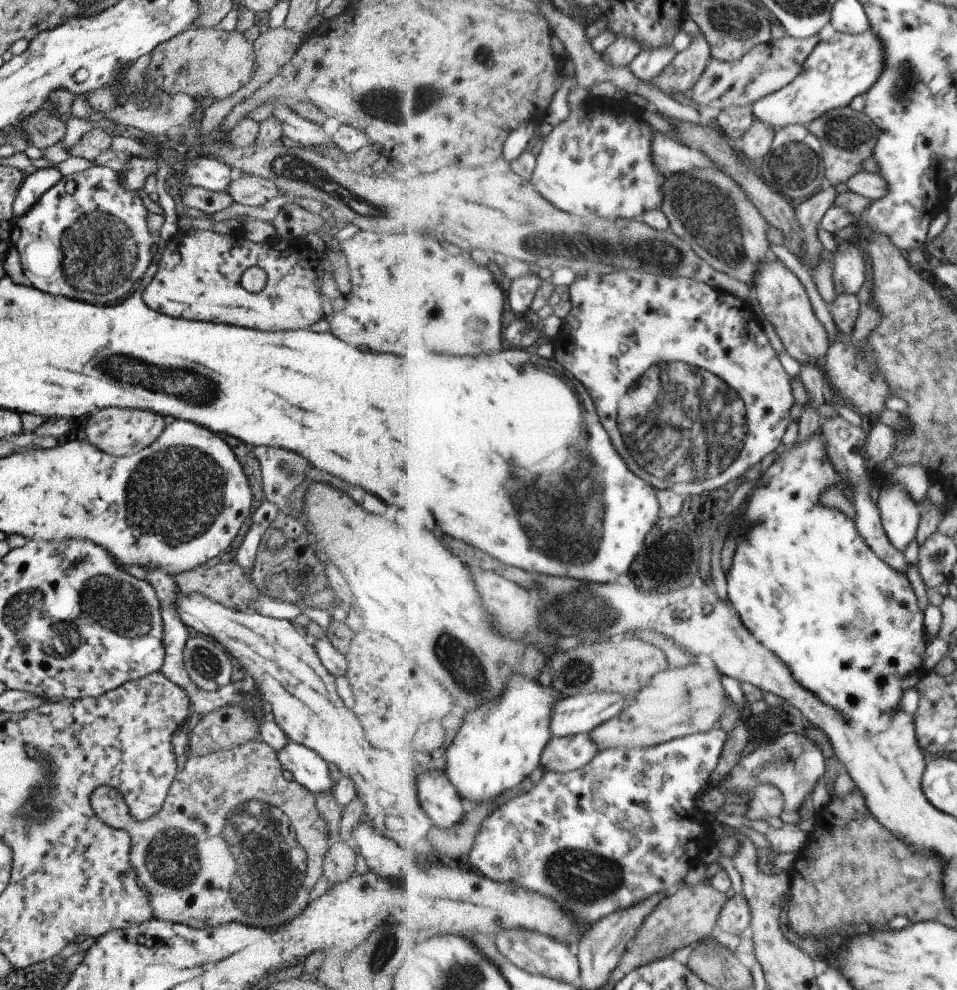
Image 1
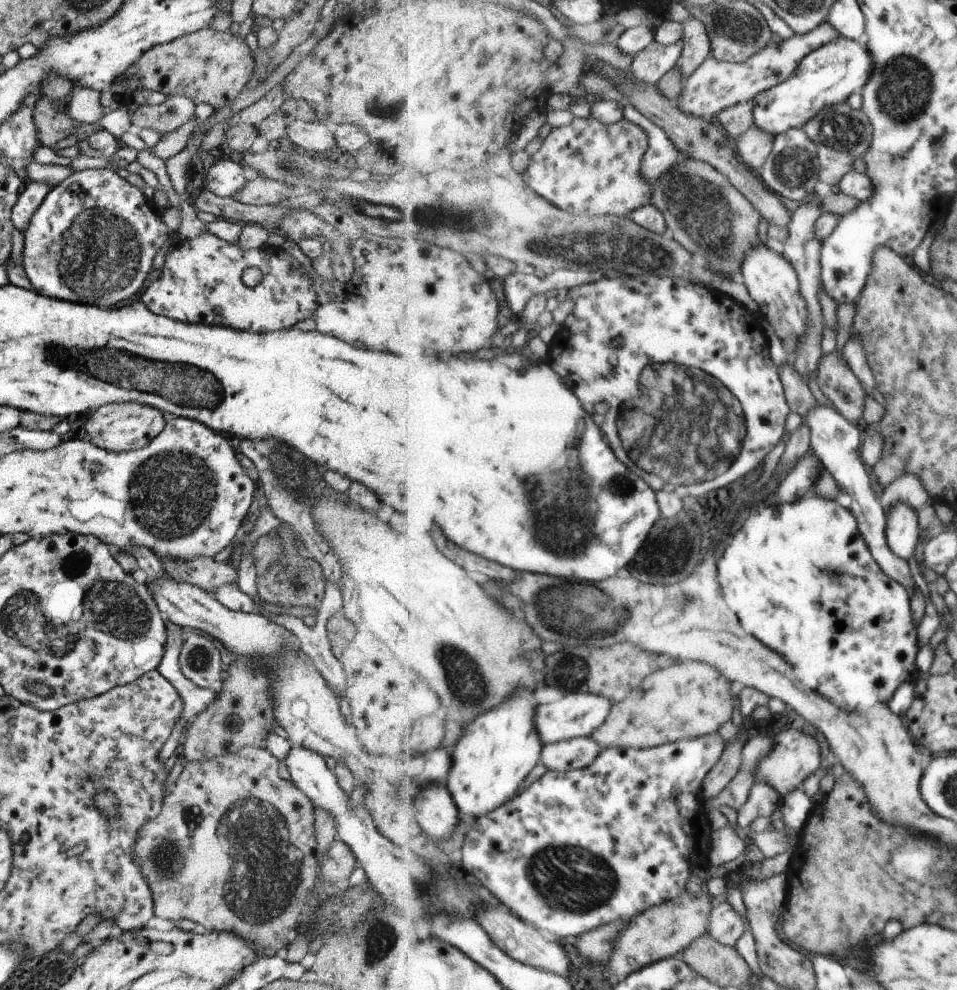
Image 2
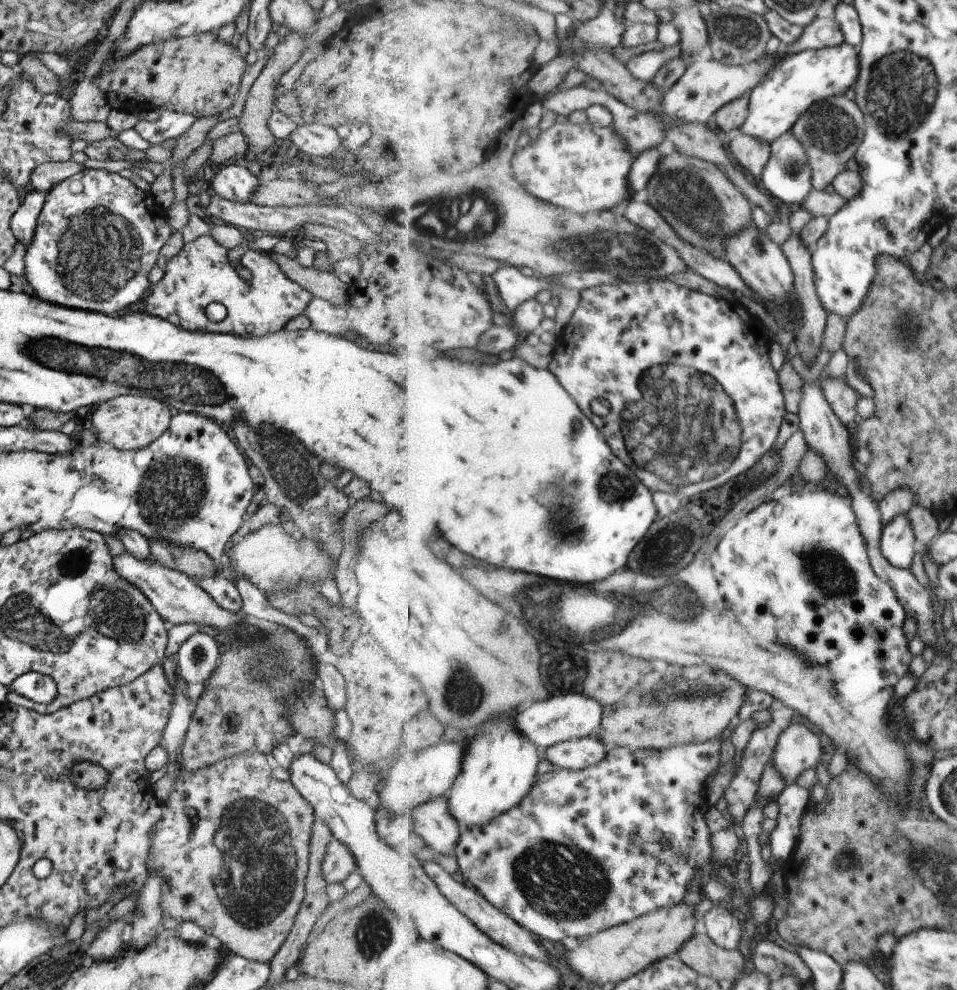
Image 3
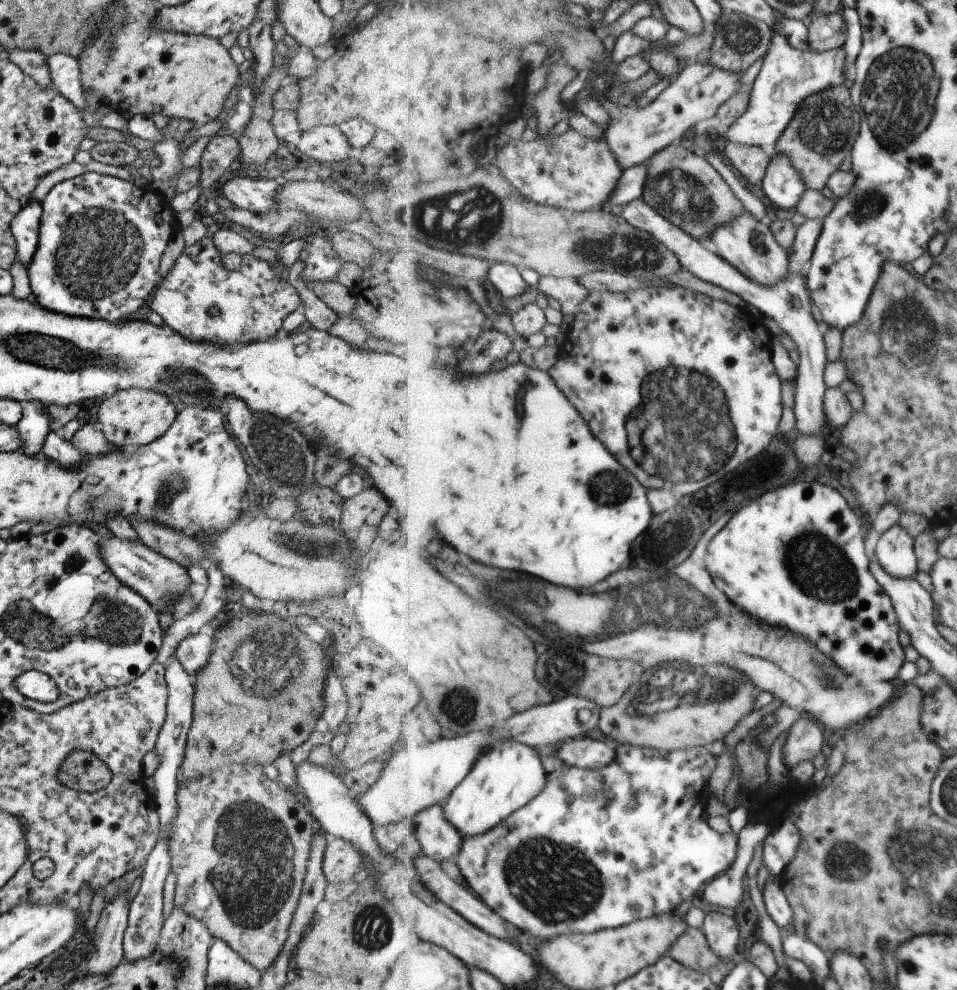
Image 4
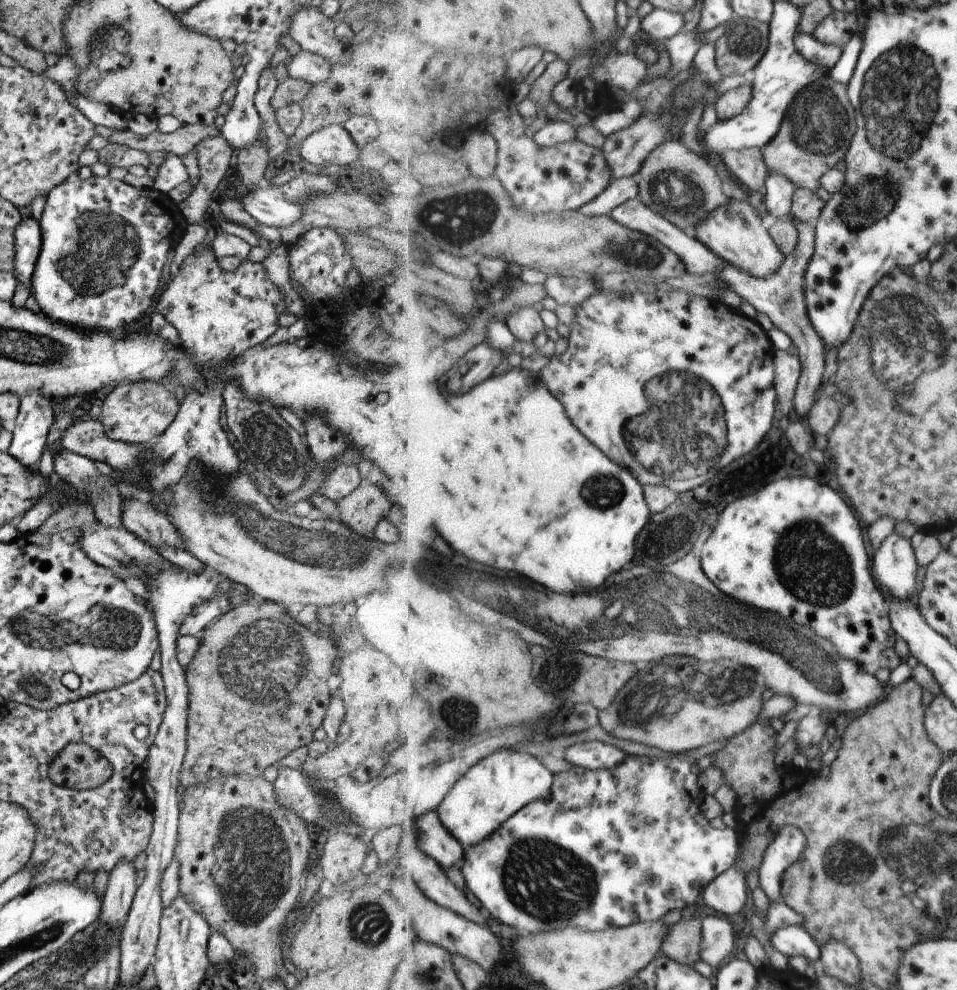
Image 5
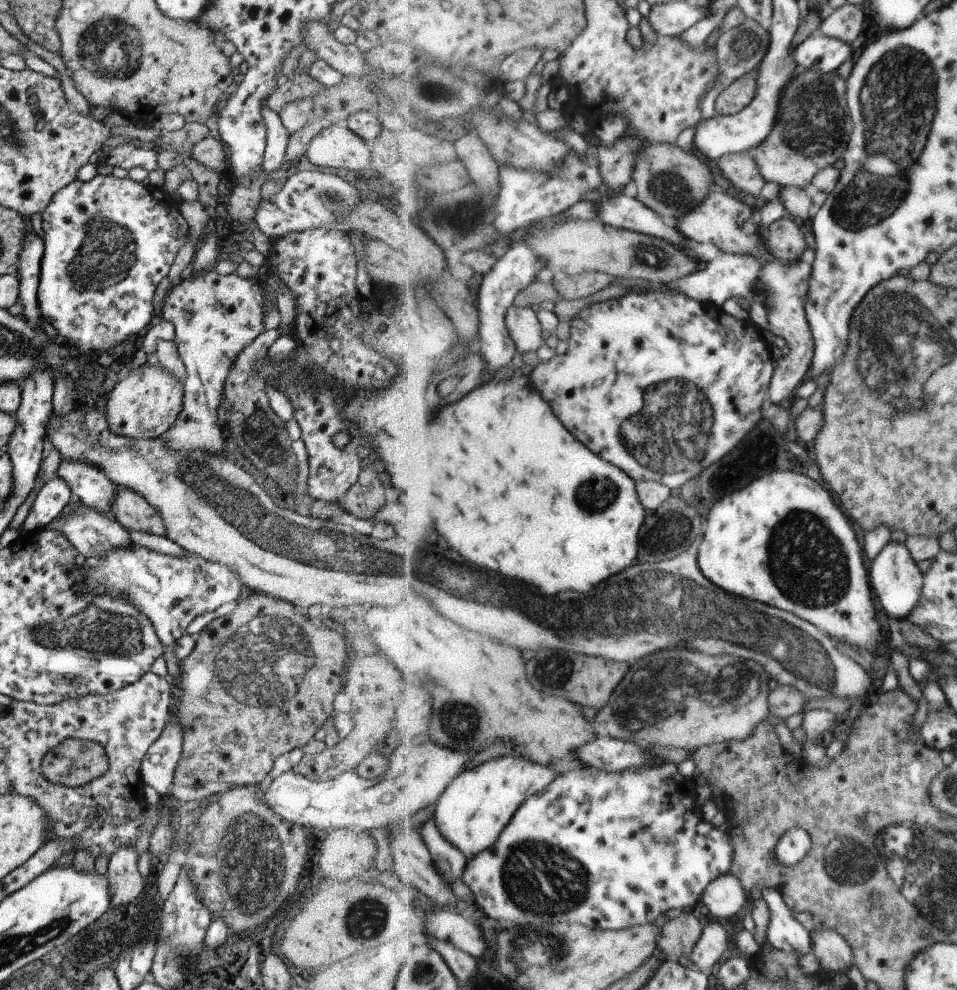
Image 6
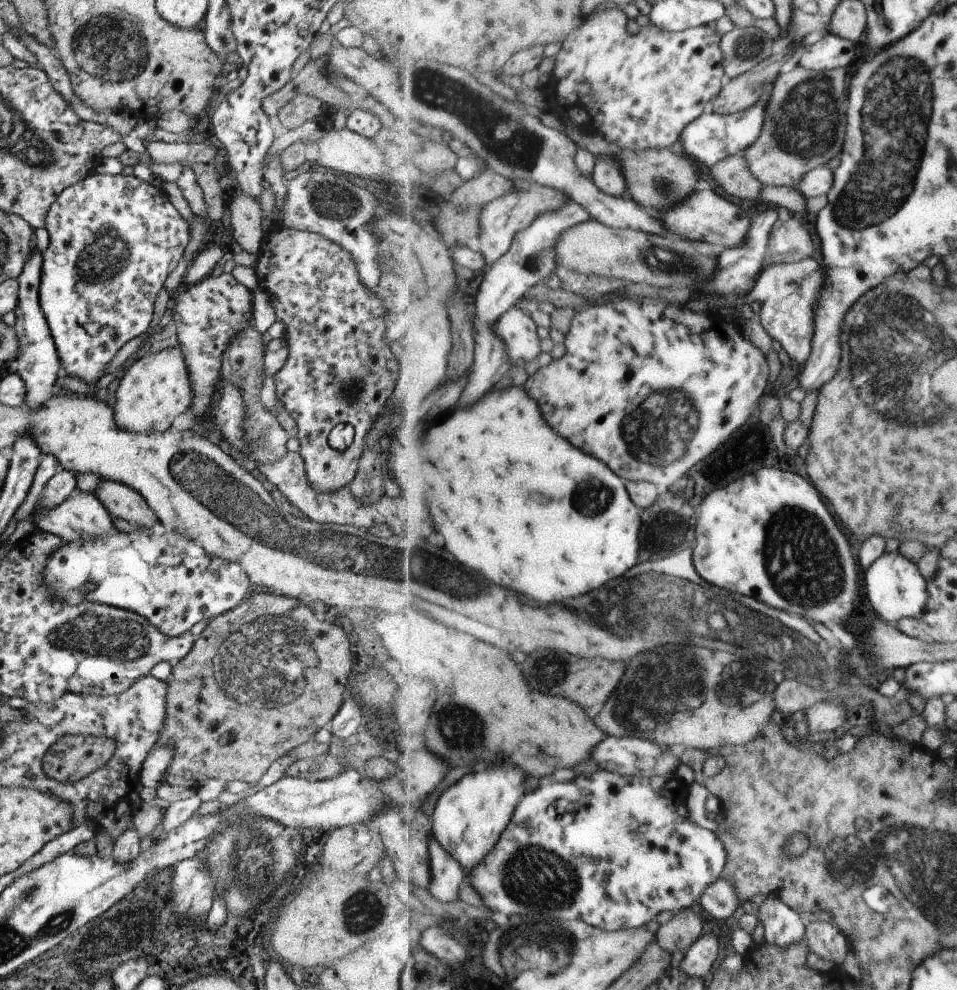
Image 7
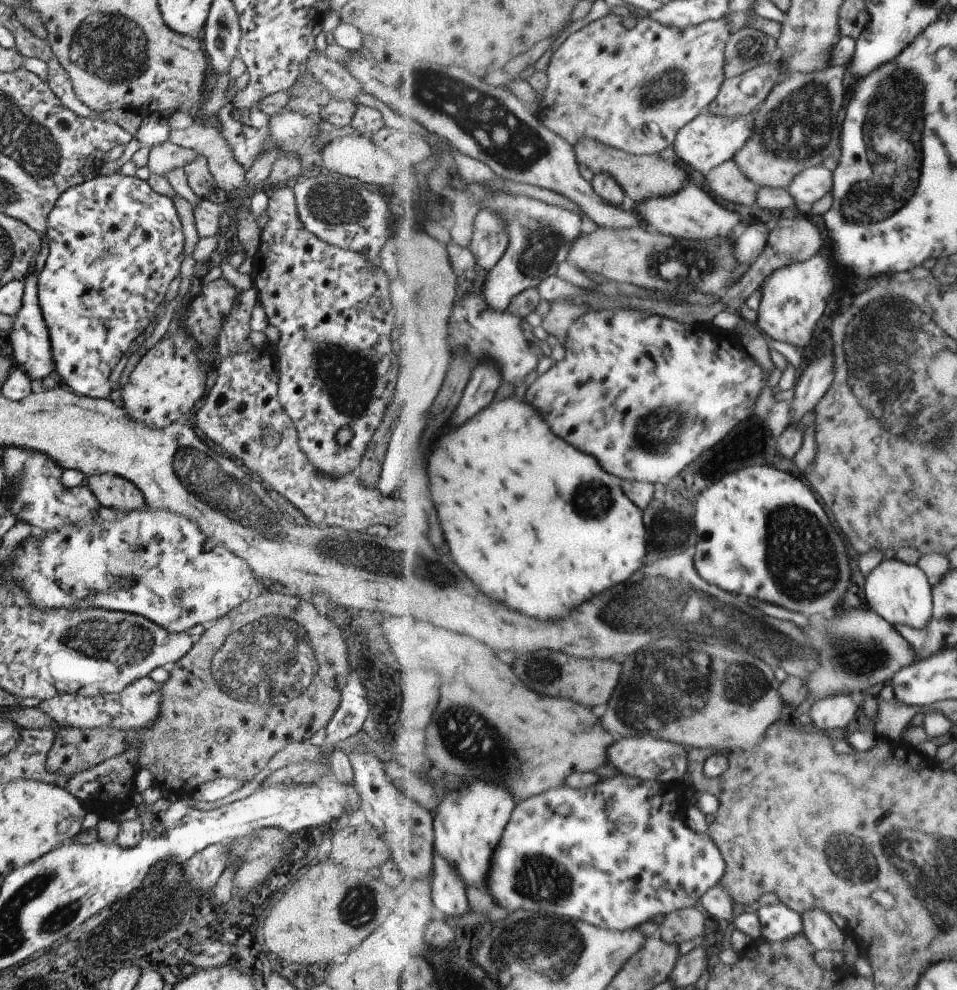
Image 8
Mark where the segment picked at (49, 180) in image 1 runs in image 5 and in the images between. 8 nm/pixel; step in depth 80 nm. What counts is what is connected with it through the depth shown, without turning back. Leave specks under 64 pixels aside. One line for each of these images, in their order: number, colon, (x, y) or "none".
2: (32, 195)
3: (21, 224)
4: (24, 225)
5: (26, 233)

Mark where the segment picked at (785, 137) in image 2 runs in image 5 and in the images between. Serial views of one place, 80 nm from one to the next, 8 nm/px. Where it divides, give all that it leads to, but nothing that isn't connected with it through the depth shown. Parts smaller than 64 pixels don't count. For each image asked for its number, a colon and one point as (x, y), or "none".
3: (787, 176)
4: (784, 184)
5: (780, 191)

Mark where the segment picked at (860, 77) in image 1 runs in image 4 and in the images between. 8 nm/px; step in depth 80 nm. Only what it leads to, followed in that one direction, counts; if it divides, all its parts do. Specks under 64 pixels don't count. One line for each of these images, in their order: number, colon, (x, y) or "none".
2: (828, 76)
3: (797, 83)
4: (788, 76)

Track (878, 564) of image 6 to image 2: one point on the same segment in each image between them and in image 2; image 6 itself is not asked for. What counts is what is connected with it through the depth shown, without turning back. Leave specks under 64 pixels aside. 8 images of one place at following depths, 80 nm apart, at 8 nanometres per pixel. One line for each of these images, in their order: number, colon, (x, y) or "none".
2: (902, 531)
3: (898, 540)
4: (895, 549)
5: (895, 564)

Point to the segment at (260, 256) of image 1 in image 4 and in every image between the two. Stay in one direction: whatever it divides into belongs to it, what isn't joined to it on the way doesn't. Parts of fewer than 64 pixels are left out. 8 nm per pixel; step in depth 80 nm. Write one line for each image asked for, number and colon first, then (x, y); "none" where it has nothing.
2: (199, 283)
3: (199, 274)
4: (252, 301)

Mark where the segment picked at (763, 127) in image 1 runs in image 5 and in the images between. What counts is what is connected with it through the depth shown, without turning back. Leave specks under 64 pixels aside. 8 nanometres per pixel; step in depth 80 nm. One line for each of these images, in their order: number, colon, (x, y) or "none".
2: (753, 147)
3: (752, 153)
4: (752, 162)
5: (748, 165)

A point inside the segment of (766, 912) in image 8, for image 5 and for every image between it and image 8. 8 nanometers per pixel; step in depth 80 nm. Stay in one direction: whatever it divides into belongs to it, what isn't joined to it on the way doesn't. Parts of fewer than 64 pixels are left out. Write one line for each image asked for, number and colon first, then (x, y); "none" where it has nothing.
5: (788, 846)
6: (785, 932)
7: (783, 926)

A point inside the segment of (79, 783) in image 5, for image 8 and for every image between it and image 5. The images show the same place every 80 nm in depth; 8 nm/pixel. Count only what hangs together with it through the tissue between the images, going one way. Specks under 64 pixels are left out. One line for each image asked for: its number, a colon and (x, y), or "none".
6: (74, 762)
7: (73, 756)
8: (269, 672)

